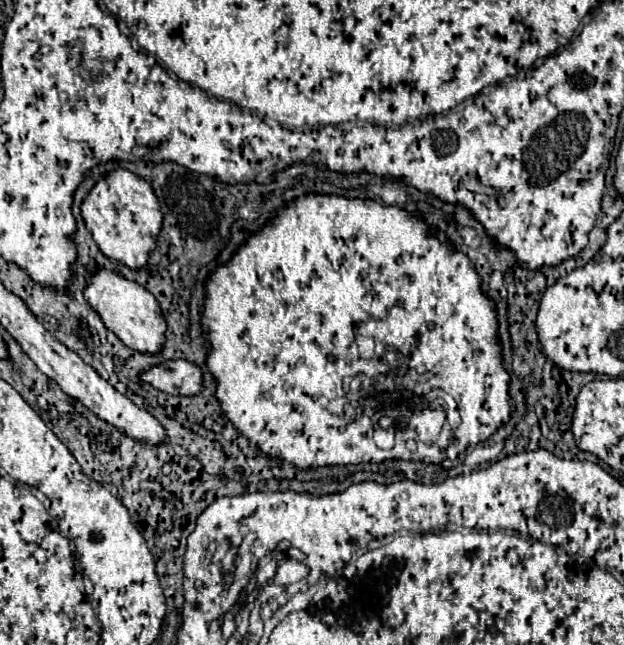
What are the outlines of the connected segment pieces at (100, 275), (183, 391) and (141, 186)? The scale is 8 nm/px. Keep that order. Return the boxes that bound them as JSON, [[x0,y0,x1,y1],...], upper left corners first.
[[84,269,166,353],[140,359,202,395],[80,169,162,269]]

